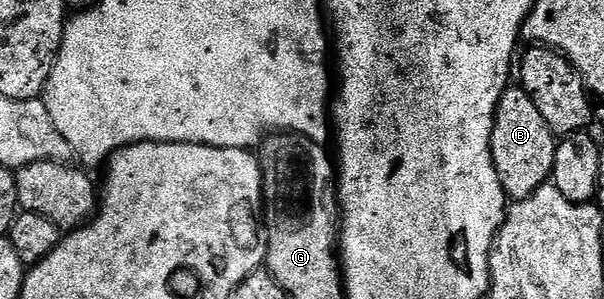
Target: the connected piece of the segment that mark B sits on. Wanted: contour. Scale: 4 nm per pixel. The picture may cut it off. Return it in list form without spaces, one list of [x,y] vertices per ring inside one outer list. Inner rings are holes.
[[[508,88],[502,94],[498,111],[494,114],[490,151],[500,184],[511,199],[532,196],[532,192],[551,181],[556,156],[556,135],[548,128],[544,116],[540,116],[540,108],[536,108],[525,90]]]

